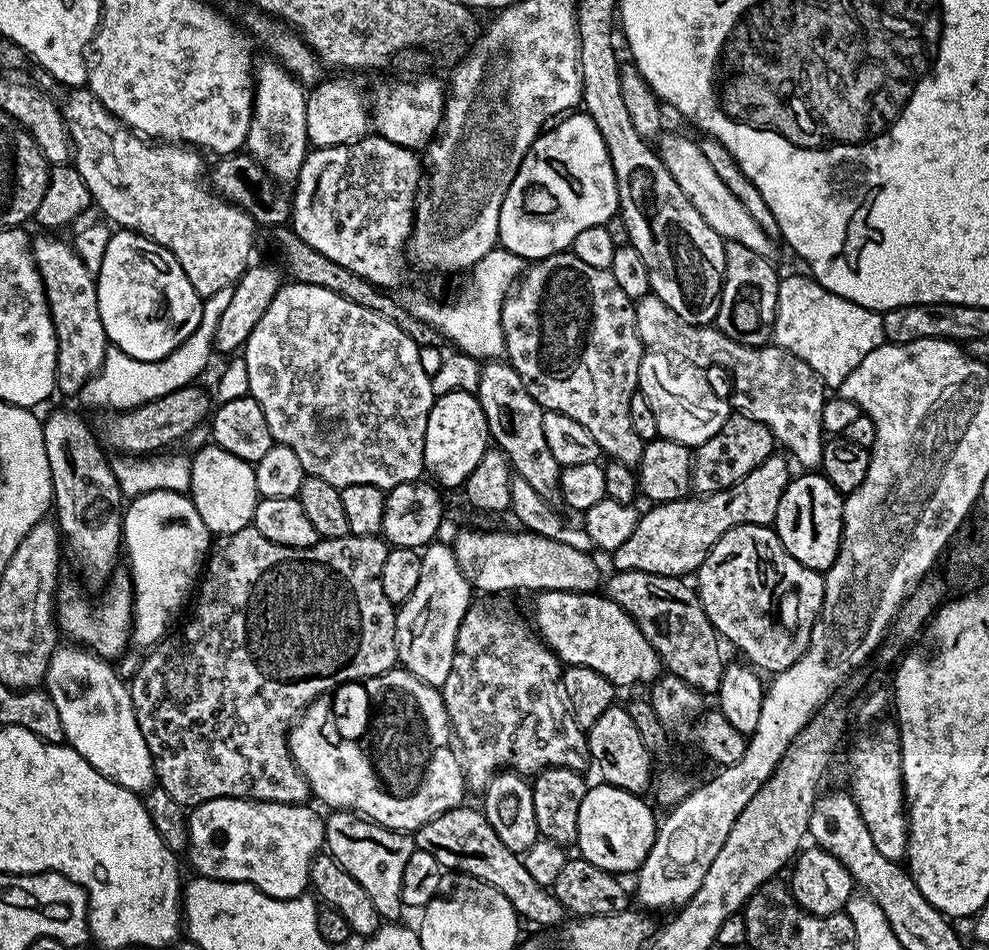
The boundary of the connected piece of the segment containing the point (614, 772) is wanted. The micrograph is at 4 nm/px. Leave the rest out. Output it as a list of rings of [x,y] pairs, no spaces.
[[[613,706],[606,710],[606,714],[602,714],[602,718],[598,718],[598,722],[594,722],[594,726],[586,730],[586,735],[588,755],[594,768],[596,764],[597,770],[600,771],[599,779],[603,783],[637,794],[644,794],[647,788],[649,791],[654,780],[654,757],[646,750],[638,734],[638,726],[634,726],[634,718],[629,714],[627,707]]]

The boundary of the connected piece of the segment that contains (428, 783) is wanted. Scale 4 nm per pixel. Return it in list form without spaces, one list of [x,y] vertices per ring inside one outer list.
[[[400,666],[392,668],[389,672],[372,676],[363,682],[344,684],[329,695],[319,696],[309,708],[305,708],[300,713],[298,719],[293,723],[288,734],[288,748],[292,752],[298,770],[306,778],[313,797],[317,796],[322,803],[329,804],[327,806],[329,809],[354,812],[358,816],[363,816],[366,820],[373,820],[375,824],[380,824],[383,828],[393,828],[396,832],[414,834],[438,814],[442,814],[451,808],[459,808],[465,803],[464,766],[457,749],[454,747],[452,723],[444,705],[441,689],[432,688],[414,674],[405,672],[403,667]]]

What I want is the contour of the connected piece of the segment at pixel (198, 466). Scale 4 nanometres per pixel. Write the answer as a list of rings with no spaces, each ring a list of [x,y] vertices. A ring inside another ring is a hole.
[[[207,443],[191,457],[191,486],[188,494],[209,532],[216,536],[237,533],[252,524],[254,510],[260,499],[255,467],[216,444]]]

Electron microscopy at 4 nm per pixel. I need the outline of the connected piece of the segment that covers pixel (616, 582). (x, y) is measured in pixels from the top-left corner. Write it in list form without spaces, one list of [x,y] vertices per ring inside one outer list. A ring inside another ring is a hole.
[[[642,570],[613,571],[611,575],[606,580],[608,599],[613,600],[642,630],[650,646],[654,646],[660,656],[661,665],[701,694],[719,693],[726,667],[726,659],[720,653],[722,640],[704,613],[695,587],[674,576],[646,574]]]

